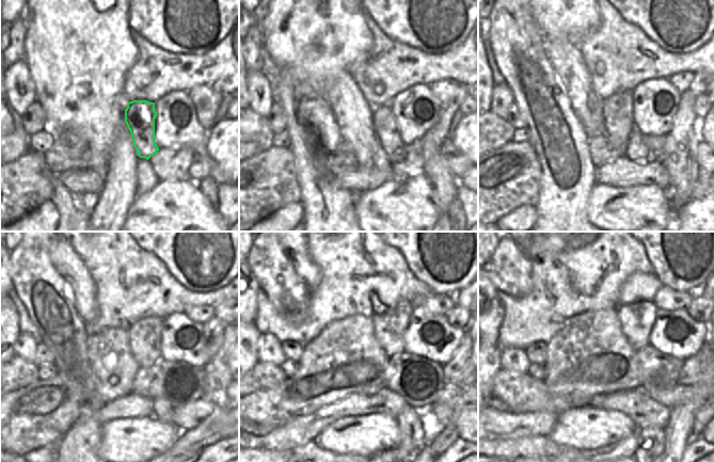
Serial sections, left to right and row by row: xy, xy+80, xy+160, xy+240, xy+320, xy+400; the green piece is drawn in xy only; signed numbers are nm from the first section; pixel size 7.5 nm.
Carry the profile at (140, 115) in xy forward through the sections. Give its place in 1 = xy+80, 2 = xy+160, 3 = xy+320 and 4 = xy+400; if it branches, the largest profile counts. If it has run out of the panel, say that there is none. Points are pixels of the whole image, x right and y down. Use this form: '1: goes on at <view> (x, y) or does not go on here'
1: goes on at xy+80 (383, 121)
2: goes on at xy+160 (635, 149)
3: goes on at xy+320 (412, 434)
4: goes on at xy+400 (651, 442)

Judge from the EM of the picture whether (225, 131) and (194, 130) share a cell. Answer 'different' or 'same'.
different

